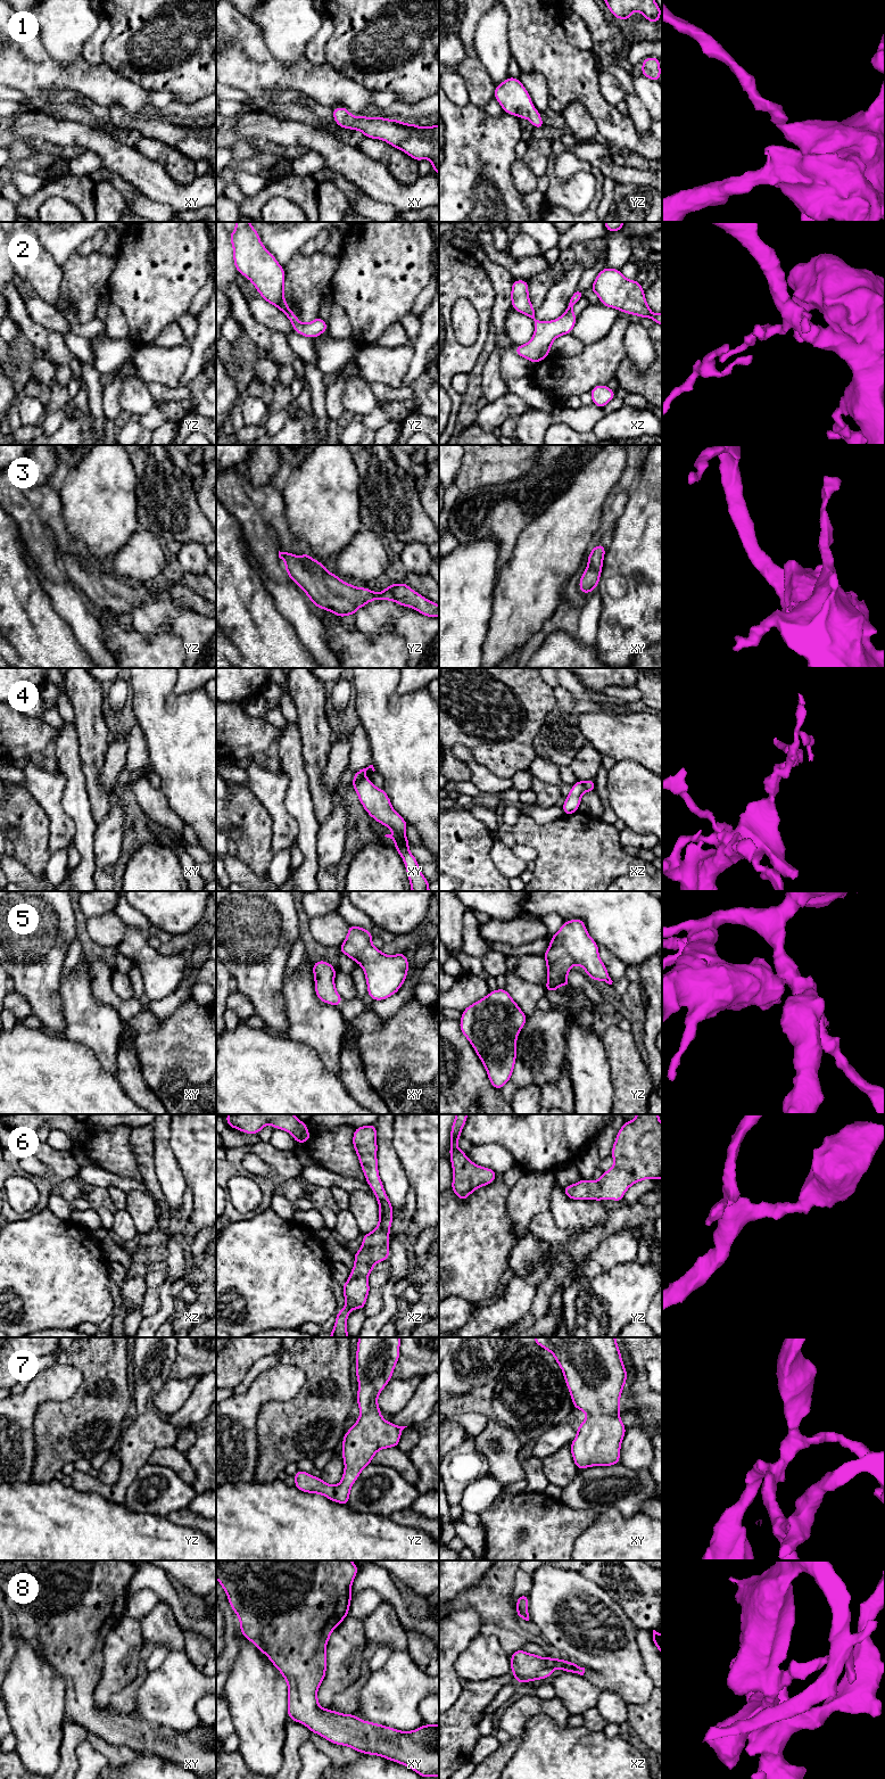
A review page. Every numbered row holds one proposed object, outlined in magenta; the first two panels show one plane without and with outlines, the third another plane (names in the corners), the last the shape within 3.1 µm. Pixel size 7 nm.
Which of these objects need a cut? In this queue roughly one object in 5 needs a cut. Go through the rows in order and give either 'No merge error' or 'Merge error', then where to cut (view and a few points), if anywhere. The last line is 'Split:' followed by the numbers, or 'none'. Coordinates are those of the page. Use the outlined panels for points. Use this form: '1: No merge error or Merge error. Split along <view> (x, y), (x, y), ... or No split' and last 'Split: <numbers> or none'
1: No merge error. No split
2: No merge error. No split
3: No merge error. No split
4: Merge error. Split along xy (363, 777), (353, 785)
5: No merge error. No split
6: No merge error. No split
7: No merge error. No split
8: No merge error. No split
Split: 4

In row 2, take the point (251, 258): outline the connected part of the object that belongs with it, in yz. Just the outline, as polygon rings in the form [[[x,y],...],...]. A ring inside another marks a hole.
[[[235,222],[235,229],[230,233],[233,246],[233,261],[237,272],[249,279],[259,295],[270,304],[276,306],[290,320],[293,330],[308,338],[321,336],[328,323],[320,316],[309,323],[300,323],[297,315],[288,307],[283,298],[284,270],[278,263],[259,239],[258,232],[249,222]]]

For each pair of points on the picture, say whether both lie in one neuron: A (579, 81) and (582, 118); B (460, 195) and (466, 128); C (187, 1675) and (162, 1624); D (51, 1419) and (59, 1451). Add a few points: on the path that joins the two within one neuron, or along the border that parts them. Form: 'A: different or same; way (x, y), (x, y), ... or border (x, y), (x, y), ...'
A: different; border (563, 109), (572, 101), (580, 103), (596, 128)
B: same; way (470, 178), (470, 145)
C: different; border (185, 1646), (170, 1650)
D: same; way (59, 1427), (59, 1443)

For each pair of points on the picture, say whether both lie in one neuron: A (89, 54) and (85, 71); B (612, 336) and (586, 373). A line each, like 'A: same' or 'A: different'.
A: different
B: same

